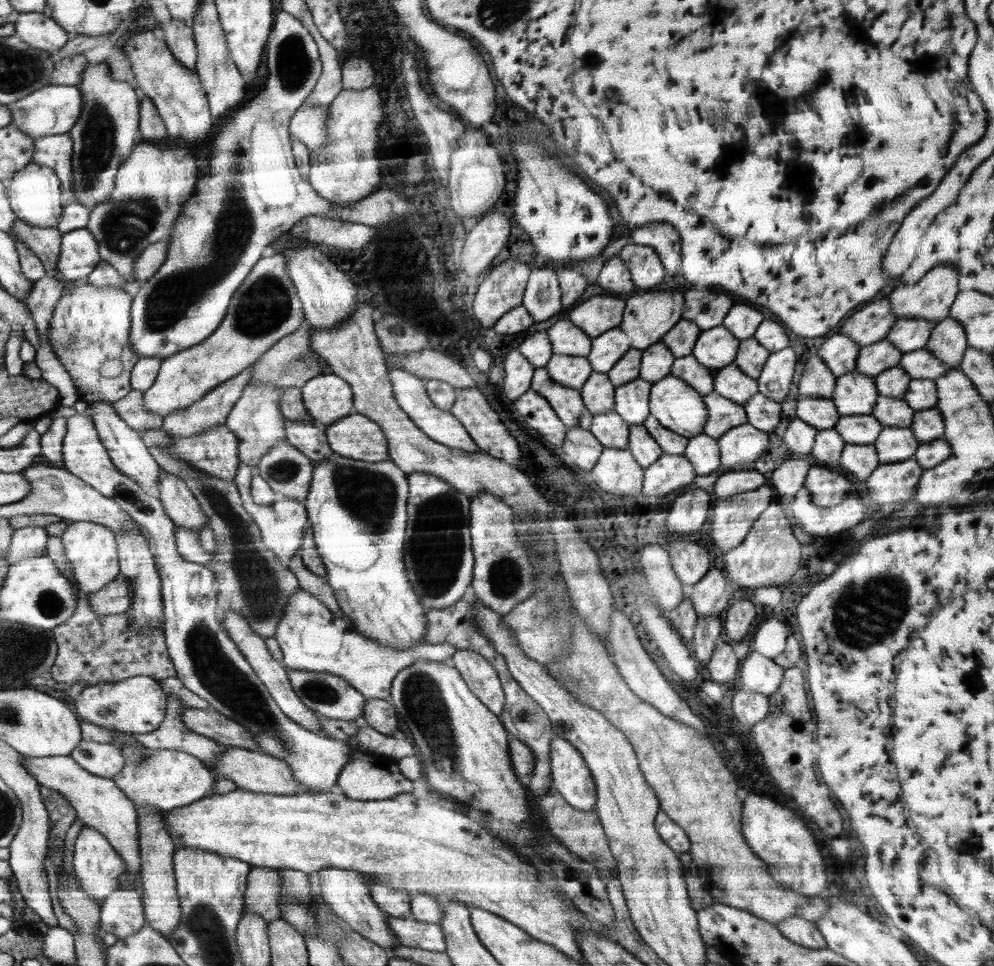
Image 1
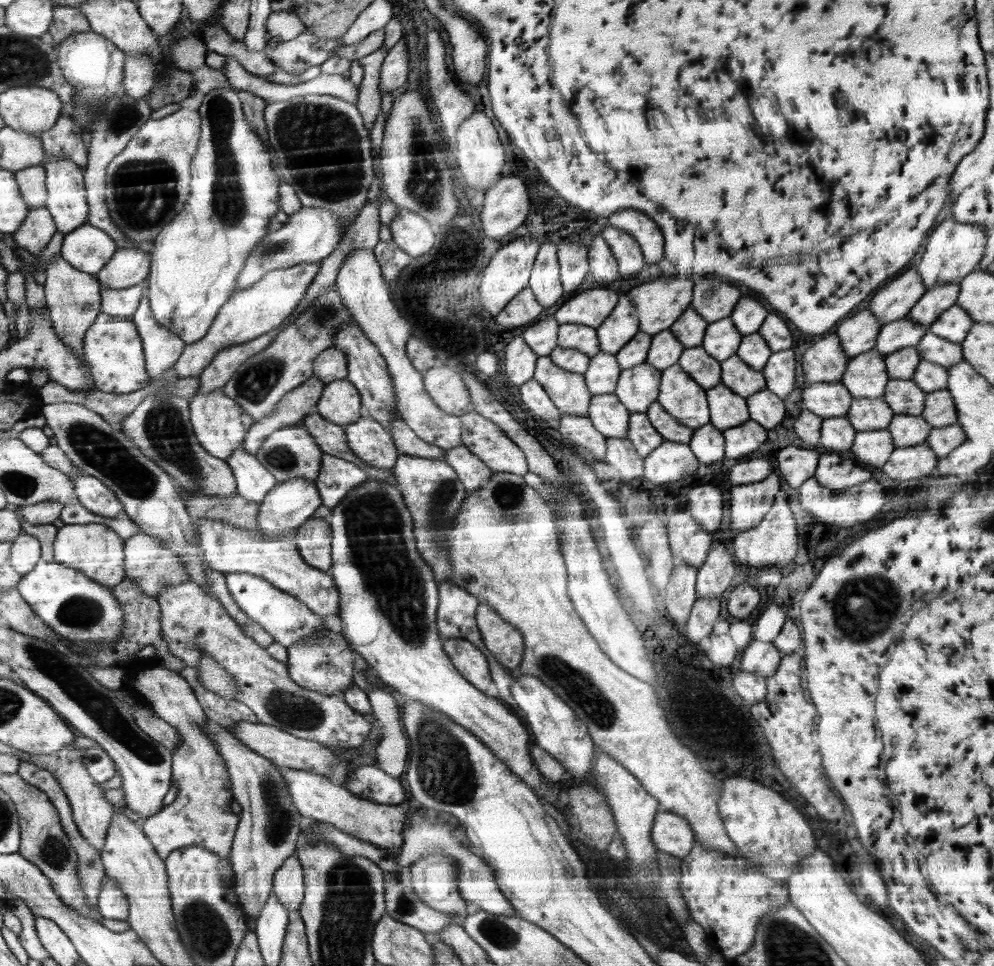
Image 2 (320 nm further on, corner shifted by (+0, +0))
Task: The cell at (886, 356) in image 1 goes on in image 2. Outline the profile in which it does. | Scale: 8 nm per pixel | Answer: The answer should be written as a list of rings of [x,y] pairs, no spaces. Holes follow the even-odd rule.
[[[908,317],[886,323],[878,333],[875,348],[882,356],[906,347],[916,347],[920,339],[927,333],[924,326],[918,326]]]

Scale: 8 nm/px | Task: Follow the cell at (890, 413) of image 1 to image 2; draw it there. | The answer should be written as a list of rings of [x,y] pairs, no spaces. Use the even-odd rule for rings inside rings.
[[[893,378],[887,382],[882,398],[894,414],[918,416],[922,414],[926,395],[912,379]]]

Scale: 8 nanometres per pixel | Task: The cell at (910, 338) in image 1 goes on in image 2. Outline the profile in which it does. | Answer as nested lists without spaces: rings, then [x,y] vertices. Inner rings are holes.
[[[958,283],[936,285],[936,288],[924,293],[924,296],[909,310],[906,317],[917,322],[918,326],[924,326],[928,330],[932,326],[932,322],[944,310],[955,304],[959,293],[960,285]]]

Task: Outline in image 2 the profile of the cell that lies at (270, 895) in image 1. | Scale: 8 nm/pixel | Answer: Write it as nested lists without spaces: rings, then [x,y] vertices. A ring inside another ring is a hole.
[[[296,854],[289,856],[284,864],[274,873],[273,891],[278,902],[287,908],[287,911],[298,911],[303,901],[305,890],[302,863]]]

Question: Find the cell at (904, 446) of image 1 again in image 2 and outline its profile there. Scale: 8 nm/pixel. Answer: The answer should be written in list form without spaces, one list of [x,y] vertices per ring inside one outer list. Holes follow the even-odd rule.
[[[895,414],[887,429],[895,446],[906,448],[926,442],[933,426],[929,425],[922,415]]]

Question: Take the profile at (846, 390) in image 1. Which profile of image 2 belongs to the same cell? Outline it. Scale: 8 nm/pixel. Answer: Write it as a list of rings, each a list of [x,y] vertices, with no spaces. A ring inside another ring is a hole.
[[[876,349],[849,359],[840,382],[853,398],[880,399],[889,381],[885,357]]]

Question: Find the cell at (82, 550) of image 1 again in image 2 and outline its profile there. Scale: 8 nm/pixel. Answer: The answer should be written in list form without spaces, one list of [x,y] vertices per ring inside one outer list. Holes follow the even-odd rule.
[[[101,523],[65,524],[57,530],[53,542],[54,562],[64,563],[97,583],[112,588],[124,580],[126,554],[125,540],[120,540],[117,532]]]

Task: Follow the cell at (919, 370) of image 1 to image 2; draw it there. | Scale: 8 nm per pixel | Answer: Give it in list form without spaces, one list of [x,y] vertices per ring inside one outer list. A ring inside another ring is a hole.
[[[929,330],[920,339],[916,348],[921,361],[930,361],[947,369],[963,360],[961,343],[950,342],[945,338],[937,337]]]

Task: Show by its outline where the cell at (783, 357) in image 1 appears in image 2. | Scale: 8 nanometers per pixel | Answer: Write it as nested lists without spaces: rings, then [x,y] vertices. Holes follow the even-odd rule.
[[[792,348],[773,352],[761,370],[767,389],[781,399],[787,397],[795,385],[794,354]]]

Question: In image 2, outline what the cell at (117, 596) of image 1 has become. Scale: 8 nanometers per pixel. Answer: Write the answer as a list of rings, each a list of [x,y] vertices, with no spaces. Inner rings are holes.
[[[139,530],[134,536],[127,538],[125,541],[127,542],[126,579],[132,579],[137,587],[140,587],[140,590],[148,596],[158,598],[162,590],[191,580],[190,572],[187,570],[184,560],[181,559],[179,554],[164,546],[165,544],[161,538]]]

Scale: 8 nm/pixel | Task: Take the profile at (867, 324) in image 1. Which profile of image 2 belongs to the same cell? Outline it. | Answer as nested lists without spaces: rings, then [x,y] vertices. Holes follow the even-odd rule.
[[[914,266],[873,294],[868,309],[883,326],[906,317],[909,310],[926,292],[924,281]]]

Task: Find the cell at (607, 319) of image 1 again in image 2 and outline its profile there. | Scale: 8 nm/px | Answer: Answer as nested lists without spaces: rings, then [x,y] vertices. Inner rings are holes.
[[[588,289],[577,292],[554,312],[553,317],[559,325],[573,323],[598,328],[616,308],[618,302],[618,294],[610,289]]]

